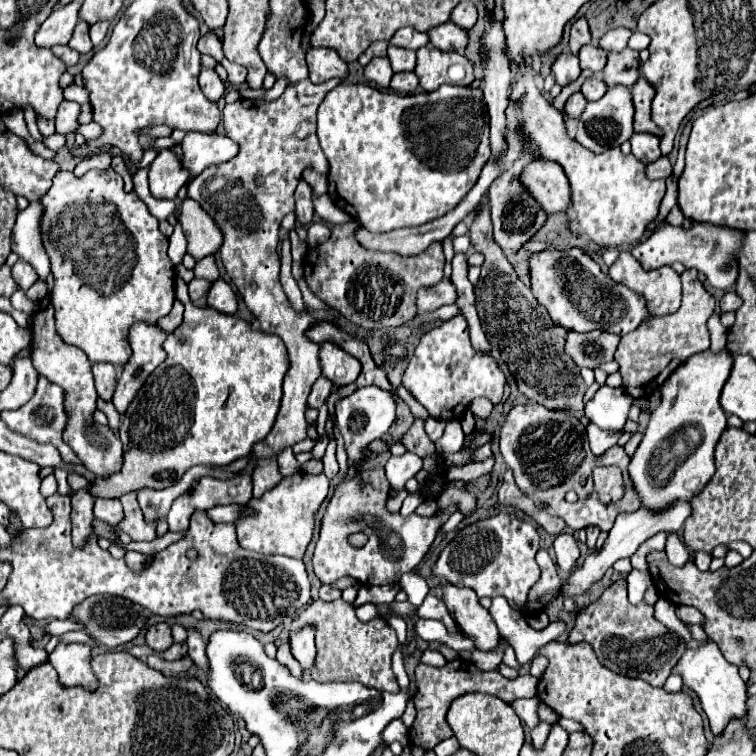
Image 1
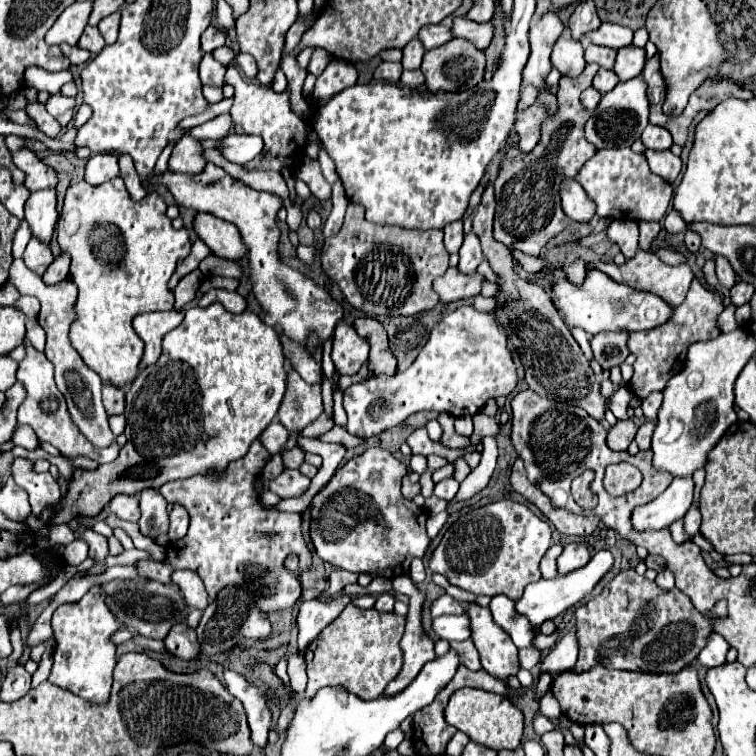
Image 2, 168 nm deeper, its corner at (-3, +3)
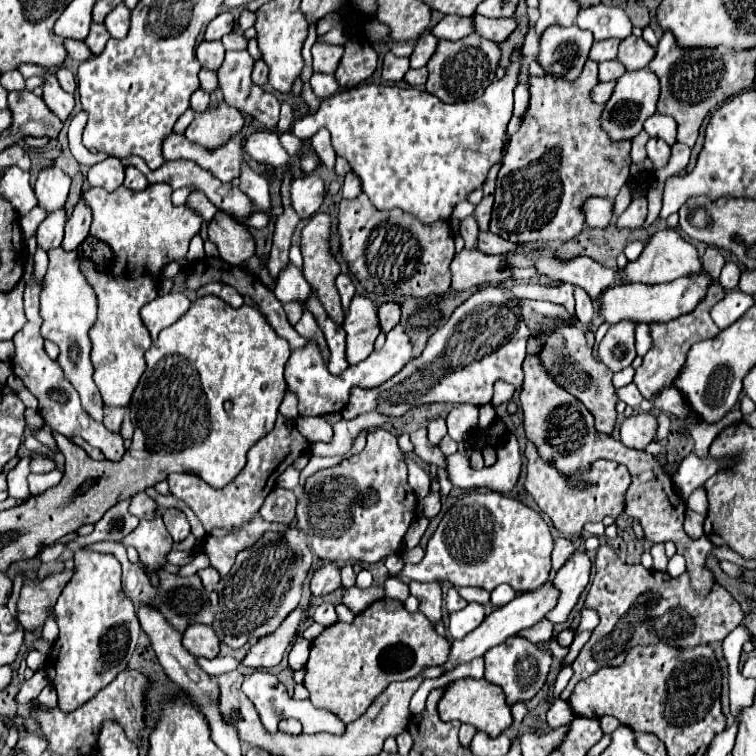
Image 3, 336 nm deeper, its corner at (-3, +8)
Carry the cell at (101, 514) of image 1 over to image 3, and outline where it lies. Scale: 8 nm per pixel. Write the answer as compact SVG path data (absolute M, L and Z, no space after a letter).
M139 492L131 498L131 512L137 518L145 518L145 520L153 520L155 512L157 512L157 502L153 498L149 498L145 492Z

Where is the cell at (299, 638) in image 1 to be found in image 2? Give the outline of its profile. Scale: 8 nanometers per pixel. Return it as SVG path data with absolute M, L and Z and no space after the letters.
M339 593L339 595L335 595L335 599L331 599L327 603L323 603L319 599L311 599L299 607L299 615L297 615L299 653L303 653L307 649L307 645L317 637L317 633L321 633L339 615L343 605L347 605L349 601L351 601L351 597Z

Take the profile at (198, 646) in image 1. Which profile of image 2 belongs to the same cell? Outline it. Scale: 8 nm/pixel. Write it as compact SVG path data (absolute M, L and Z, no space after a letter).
M225 669L223 671L223 683L227 691L237 697L247 713L247 723L251 729L251 741L259 747L267 745L267 733L269 733L269 723L271 723L271 713L267 707L267 697L263 689L257 689L251 685L243 675Z

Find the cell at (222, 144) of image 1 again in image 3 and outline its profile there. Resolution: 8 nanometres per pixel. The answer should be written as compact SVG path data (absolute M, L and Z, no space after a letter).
M263 130L247 136L245 140L245 152L265 164L271 164L275 168L287 168L289 166L289 154L281 146L279 132L275 130Z

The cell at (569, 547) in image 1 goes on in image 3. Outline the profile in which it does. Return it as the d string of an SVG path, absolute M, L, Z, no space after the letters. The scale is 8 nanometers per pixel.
M575 552L575 556L571 556L571 560L557 572L551 584L559 592L559 600L555 608L545 614L549 622L561 624L569 618L581 592L589 584L589 572L591 572L591 562L583 552Z

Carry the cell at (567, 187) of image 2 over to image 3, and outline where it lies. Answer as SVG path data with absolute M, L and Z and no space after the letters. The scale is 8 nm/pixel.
M591 198L587 200L587 208L583 208L583 212L587 216L587 226L607 228L613 222L613 200Z

